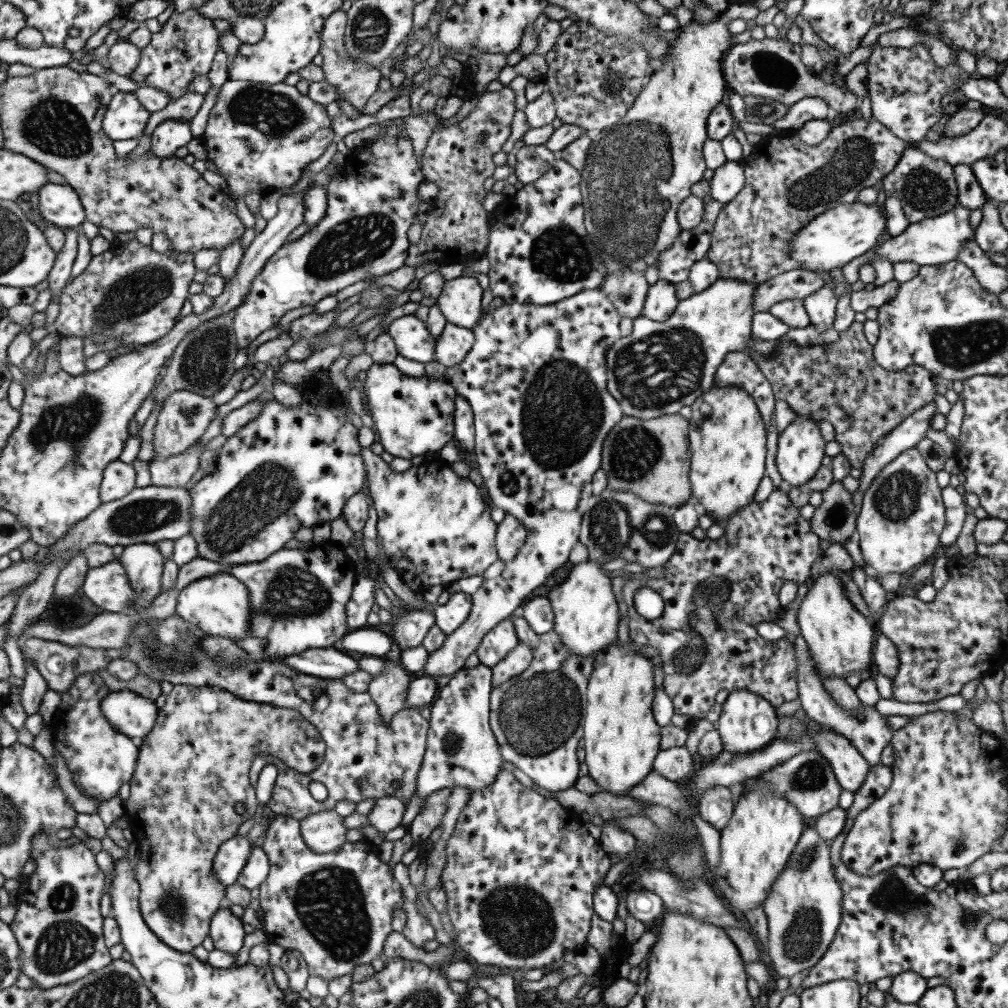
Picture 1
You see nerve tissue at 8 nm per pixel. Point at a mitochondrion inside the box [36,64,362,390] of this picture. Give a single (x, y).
(267, 114)

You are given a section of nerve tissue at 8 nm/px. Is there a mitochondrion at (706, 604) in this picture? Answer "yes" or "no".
yes

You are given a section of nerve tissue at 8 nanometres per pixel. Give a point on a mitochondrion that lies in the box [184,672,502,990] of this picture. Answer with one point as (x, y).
(328, 900)

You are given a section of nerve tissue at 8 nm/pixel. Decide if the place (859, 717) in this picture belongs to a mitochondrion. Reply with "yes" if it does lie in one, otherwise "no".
no

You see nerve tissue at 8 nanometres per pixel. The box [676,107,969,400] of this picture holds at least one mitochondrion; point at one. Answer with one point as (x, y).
(851, 162)

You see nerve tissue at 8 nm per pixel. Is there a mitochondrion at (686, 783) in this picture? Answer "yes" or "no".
no

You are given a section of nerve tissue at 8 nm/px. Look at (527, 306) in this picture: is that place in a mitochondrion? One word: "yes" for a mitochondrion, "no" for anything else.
no

